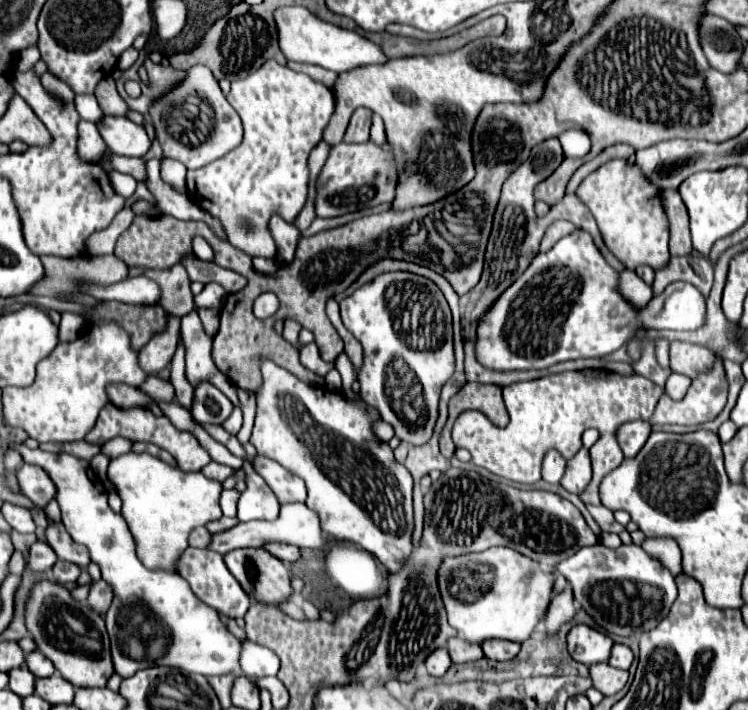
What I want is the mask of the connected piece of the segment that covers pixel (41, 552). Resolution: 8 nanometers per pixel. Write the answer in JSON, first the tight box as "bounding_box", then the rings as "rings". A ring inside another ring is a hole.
{"bounding_box":[28,540,58,572],"rings":[[[38,540],[38,542],[32,544],[30,554],[28,554],[28,566],[34,572],[46,572],[46,570],[50,570],[56,560],[58,560],[56,552],[46,542]]]}

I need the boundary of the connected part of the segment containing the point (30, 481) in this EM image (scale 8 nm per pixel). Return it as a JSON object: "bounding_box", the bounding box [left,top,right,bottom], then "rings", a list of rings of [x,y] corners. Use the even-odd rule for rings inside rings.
{"bounding_box":[16,464,56,508],"rings":[[[22,464],[16,470],[16,478],[18,478],[20,492],[28,496],[34,504],[38,504],[40,508],[44,508],[56,494],[56,486],[52,484],[48,474],[40,466]]]}

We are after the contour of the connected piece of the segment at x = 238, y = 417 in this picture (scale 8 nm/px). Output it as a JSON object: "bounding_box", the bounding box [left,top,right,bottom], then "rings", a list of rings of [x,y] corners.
{"bounding_box":[222,406,242,434],"rings":[[[234,406],[232,414],[222,422],[222,428],[224,428],[226,432],[230,432],[230,434],[236,434],[236,432],[240,430],[240,426],[242,426],[242,412]]]}

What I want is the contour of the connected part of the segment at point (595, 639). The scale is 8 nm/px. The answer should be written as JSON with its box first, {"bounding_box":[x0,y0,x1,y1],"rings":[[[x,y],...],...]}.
{"bounding_box":[566,624,612,666],"rings":[[[576,624],[566,636],[568,652],[574,660],[592,666],[596,662],[608,662],[612,640],[604,632],[598,632],[586,624]]]}

